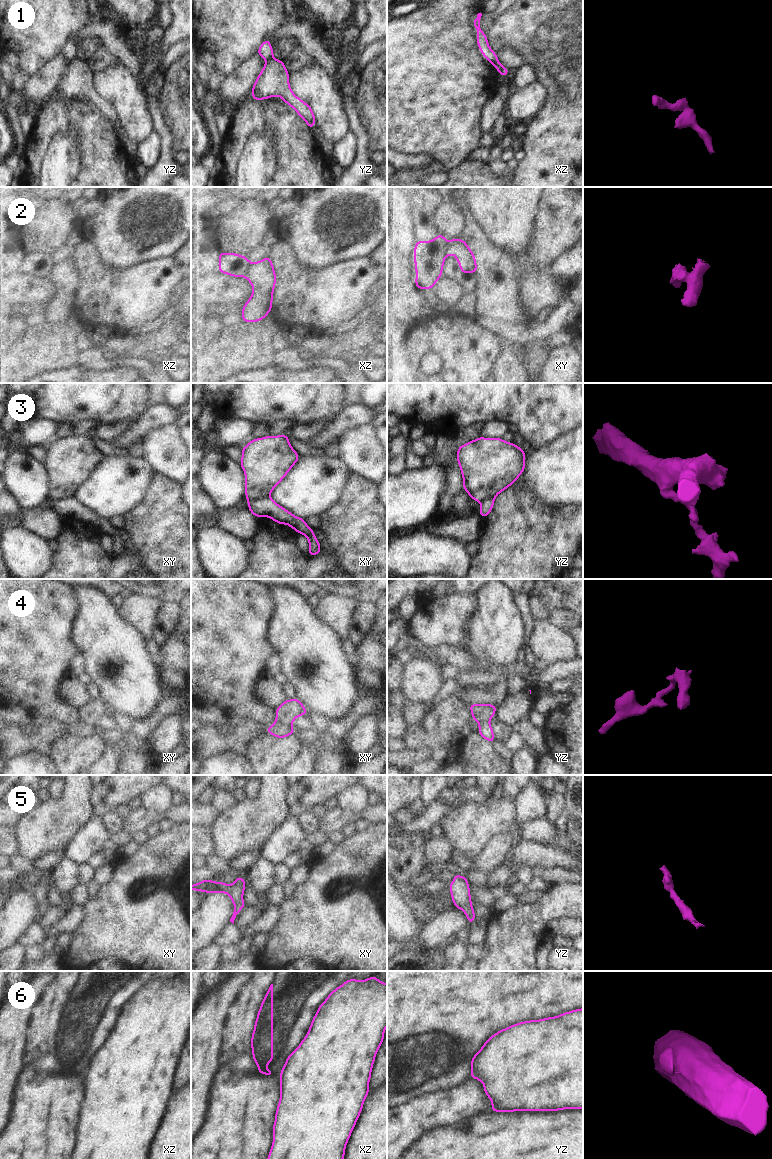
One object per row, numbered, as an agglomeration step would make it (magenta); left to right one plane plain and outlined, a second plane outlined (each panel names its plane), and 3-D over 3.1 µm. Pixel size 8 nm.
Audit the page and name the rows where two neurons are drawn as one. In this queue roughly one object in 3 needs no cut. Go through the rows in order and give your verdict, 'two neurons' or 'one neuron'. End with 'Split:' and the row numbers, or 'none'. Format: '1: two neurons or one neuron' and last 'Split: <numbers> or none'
1: two neurons
2: two neurons
3: two neurons
4: two neurons
5: one neuron
6: two neurons
Split: 1, 2, 3, 4, 6

